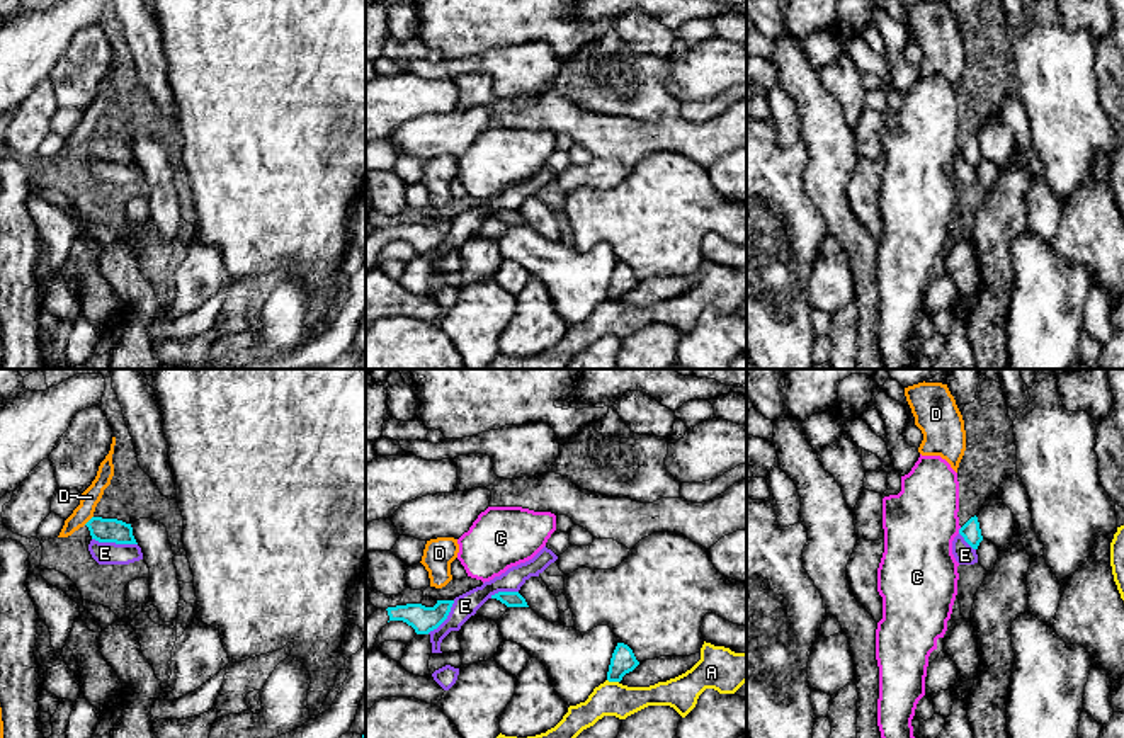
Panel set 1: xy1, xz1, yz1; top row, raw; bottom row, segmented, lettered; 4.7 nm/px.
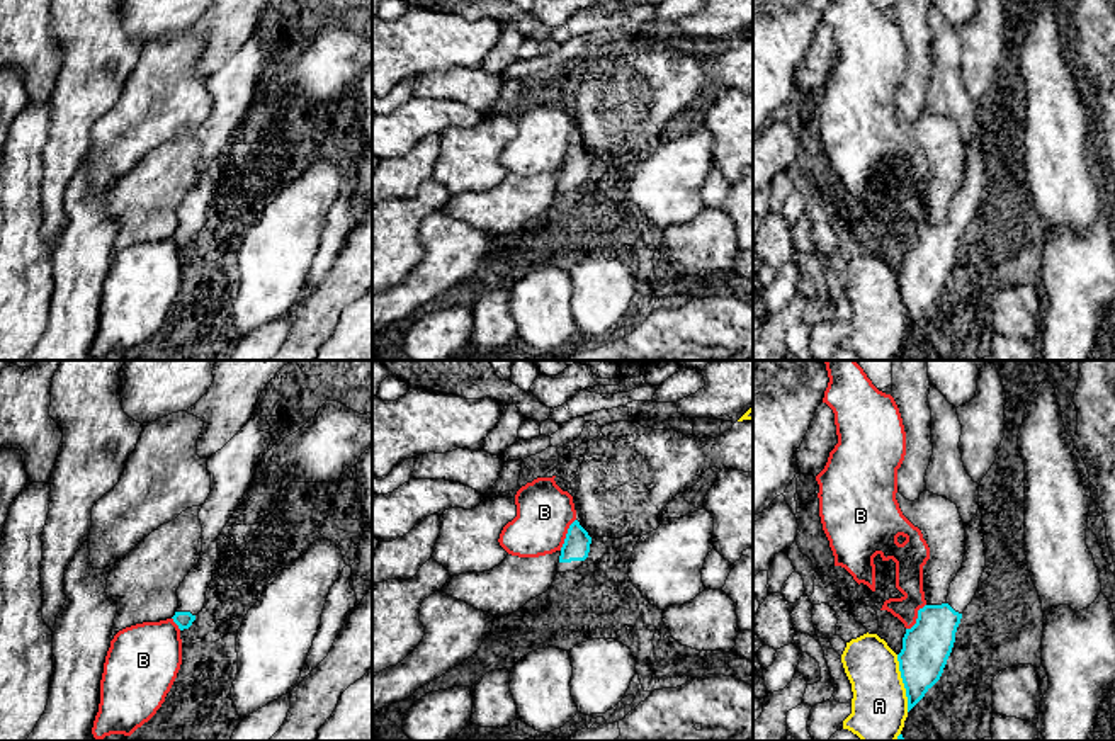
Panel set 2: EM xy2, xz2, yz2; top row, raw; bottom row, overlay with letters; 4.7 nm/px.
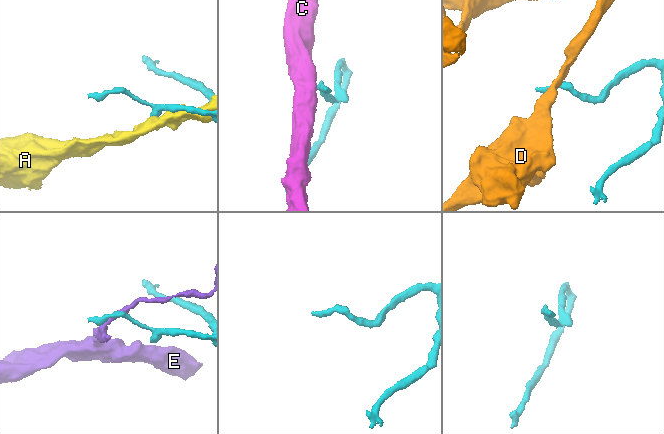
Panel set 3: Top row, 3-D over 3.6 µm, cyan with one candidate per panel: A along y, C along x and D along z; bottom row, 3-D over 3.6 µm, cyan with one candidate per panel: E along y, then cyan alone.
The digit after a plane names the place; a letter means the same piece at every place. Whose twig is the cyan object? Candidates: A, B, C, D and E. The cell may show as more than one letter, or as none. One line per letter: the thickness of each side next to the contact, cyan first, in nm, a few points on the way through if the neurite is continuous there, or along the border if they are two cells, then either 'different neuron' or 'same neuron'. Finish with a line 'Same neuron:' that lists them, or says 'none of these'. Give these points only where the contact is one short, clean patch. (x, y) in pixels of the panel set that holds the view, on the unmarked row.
A: calibres 220 and 280 nm; different neuron
B: calibres 130 and 280 nm; different neuron
C: calibres 90 and 360 nm; border yz1 (961, 147), (958, 152); different neuron
D: calibres 110 and 90 nm; border xy1 (92, 135), (84, 143); different neuron
E: calibres 110 and 110 nm; border xy1 (92, 157), (102, 162), (136, 164); different neuron
Same neuron: none of these

